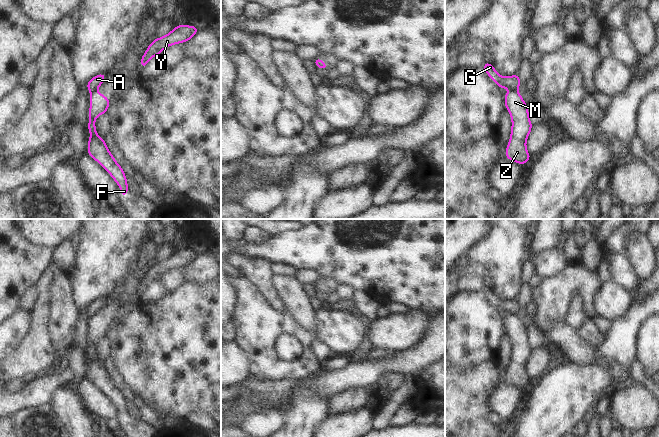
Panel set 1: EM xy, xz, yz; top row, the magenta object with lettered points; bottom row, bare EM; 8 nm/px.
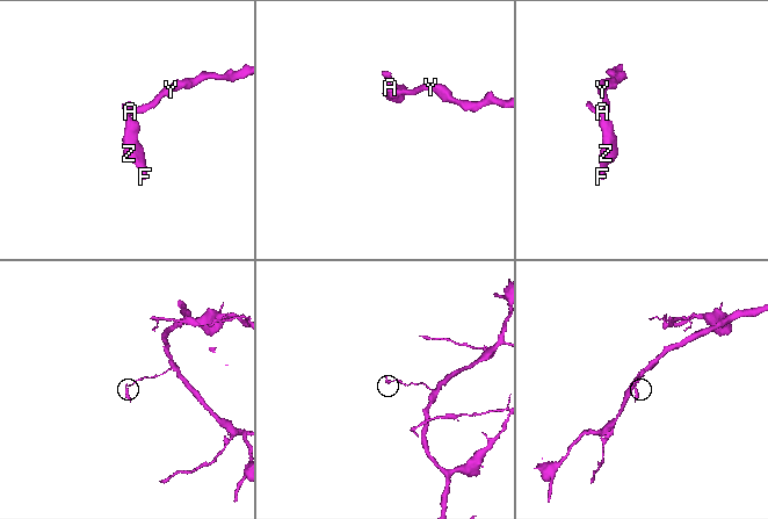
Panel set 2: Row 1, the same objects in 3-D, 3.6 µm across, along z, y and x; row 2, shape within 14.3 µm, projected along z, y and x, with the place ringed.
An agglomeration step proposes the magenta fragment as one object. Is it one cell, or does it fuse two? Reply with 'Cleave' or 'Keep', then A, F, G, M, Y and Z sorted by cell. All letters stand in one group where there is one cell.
Cleave. Groups: A G Y / F M Z

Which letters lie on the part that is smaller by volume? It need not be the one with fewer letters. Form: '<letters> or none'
F, M, Z

